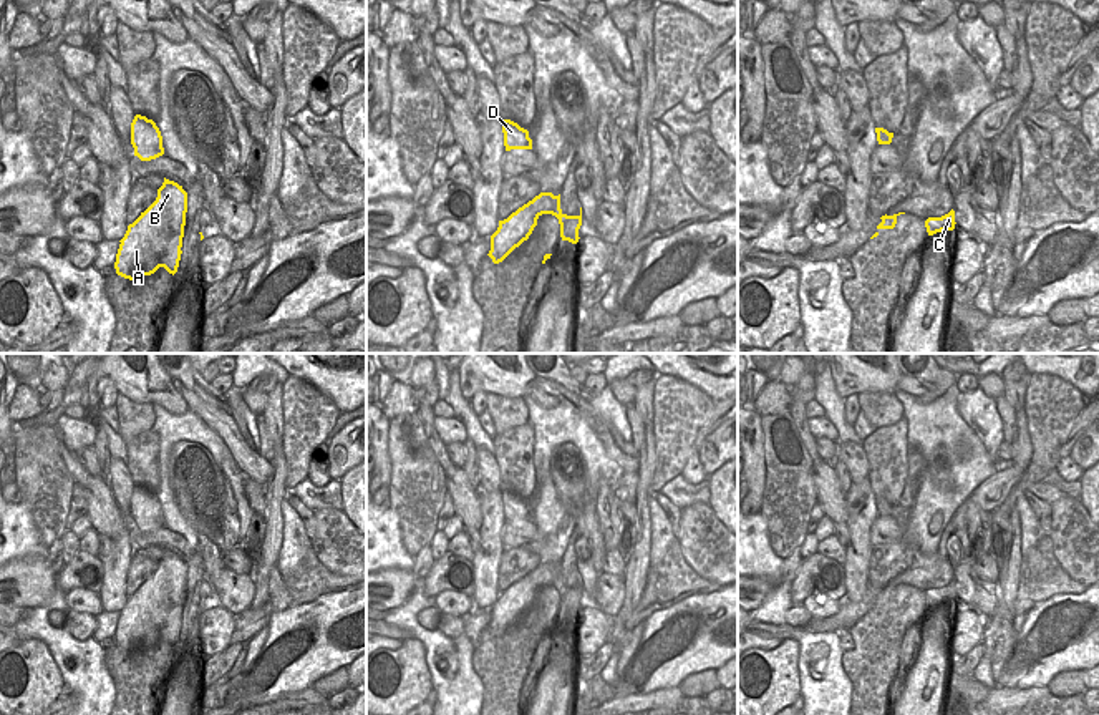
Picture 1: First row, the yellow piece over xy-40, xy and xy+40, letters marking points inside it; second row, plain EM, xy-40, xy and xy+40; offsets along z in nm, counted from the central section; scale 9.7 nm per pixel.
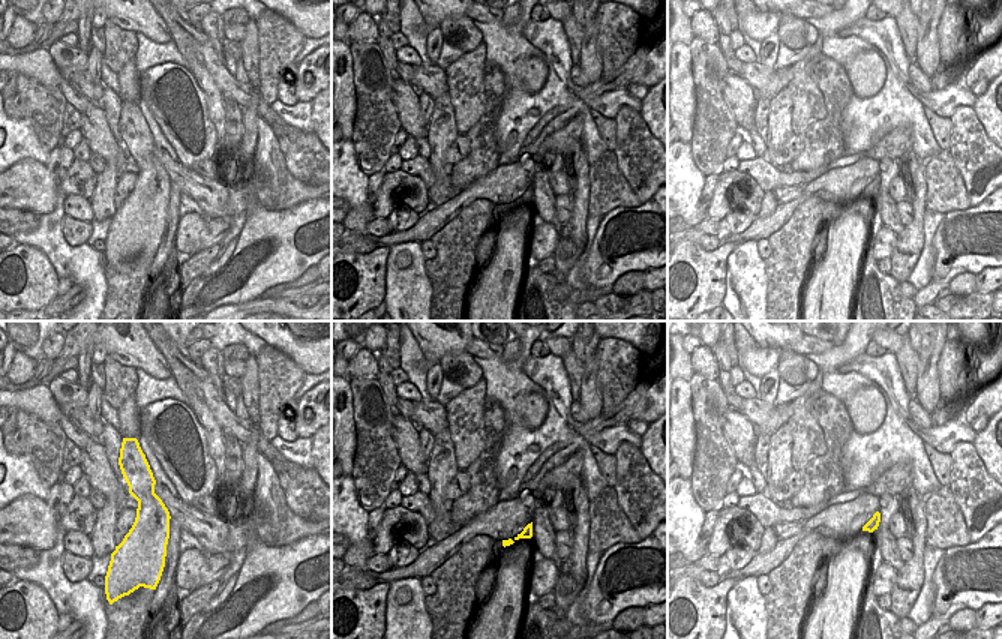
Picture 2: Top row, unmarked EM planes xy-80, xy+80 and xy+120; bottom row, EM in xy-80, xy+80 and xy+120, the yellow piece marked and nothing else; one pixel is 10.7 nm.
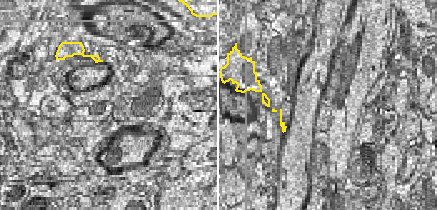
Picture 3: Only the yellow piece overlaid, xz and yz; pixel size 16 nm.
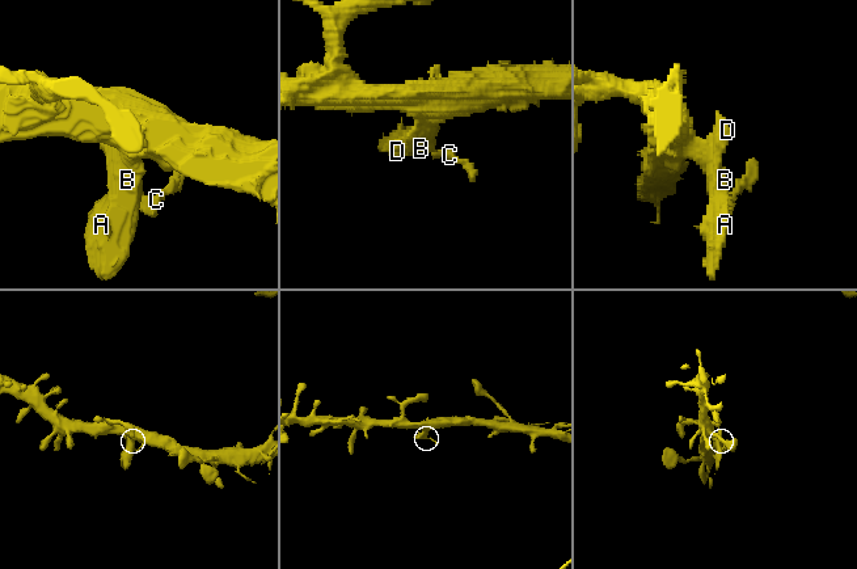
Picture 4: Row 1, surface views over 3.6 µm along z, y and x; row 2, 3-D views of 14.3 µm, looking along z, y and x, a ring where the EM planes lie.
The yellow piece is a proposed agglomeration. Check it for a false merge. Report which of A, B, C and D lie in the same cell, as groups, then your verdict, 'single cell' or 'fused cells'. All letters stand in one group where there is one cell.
A B C D; single cell

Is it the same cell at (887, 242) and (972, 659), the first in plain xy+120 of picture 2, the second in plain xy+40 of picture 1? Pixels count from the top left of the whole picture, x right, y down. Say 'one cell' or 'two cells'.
two cells

